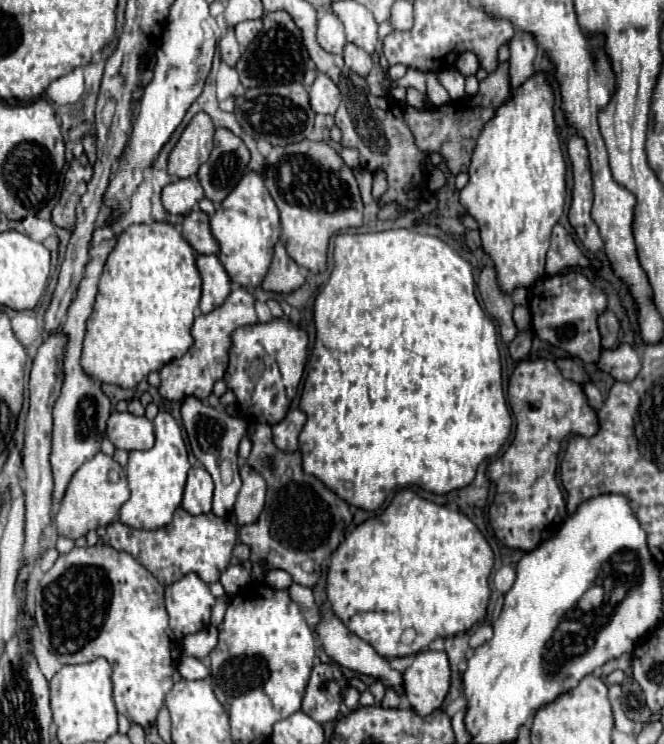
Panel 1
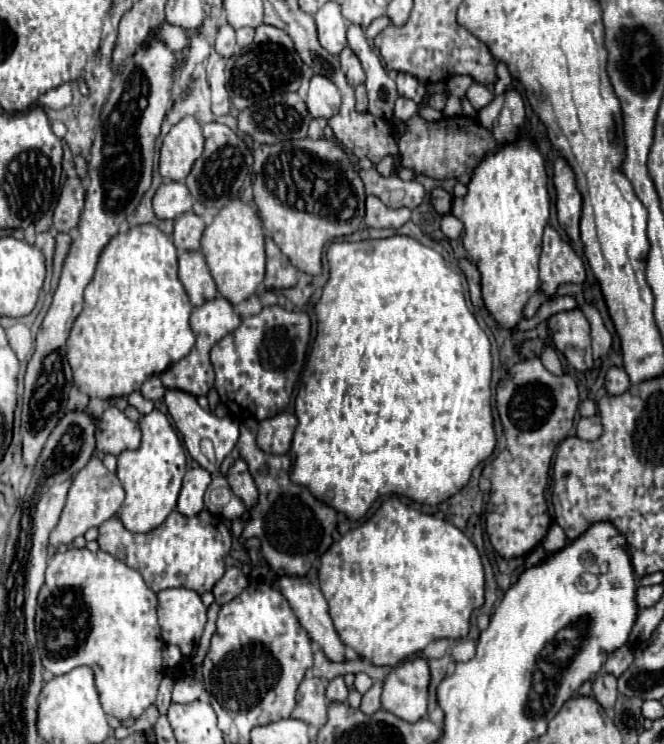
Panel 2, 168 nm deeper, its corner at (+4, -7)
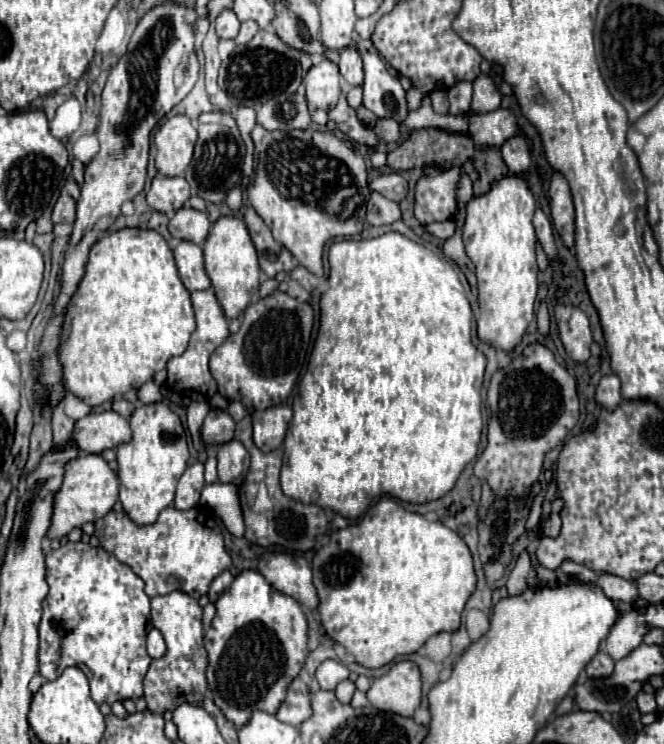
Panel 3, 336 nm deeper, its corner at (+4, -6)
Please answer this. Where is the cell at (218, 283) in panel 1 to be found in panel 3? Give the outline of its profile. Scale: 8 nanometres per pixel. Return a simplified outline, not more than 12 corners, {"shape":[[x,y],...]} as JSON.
{"shape":[[181,240],[175,248],[179,276],[189,292],[211,286],[203,248]]}

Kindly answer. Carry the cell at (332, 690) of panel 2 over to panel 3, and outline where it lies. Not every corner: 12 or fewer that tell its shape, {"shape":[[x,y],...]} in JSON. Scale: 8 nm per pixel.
{"shape":[[325,660],[315,672],[323,690],[349,676],[347,666]]}

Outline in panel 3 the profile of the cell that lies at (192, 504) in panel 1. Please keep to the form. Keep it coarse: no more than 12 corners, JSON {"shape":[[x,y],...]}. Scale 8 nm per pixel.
{"shape":[[203,464],[189,466],[179,478],[175,508],[197,506],[203,480]]}

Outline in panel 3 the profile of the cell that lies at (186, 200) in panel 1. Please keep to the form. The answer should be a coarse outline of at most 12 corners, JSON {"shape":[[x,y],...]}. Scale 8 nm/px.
{"shape":[[183,176],[153,178],[147,204],[173,214],[189,200]]}

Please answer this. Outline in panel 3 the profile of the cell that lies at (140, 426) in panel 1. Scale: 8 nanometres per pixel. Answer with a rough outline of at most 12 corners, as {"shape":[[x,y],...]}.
{"shape":[[113,410],[75,422],[75,446],[101,454],[131,440],[129,422]]}

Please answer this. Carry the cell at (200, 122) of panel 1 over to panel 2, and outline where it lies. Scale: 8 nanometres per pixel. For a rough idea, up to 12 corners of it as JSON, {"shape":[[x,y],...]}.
{"shape":[[197,119],[163,139],[159,173],[183,181],[203,153]]}

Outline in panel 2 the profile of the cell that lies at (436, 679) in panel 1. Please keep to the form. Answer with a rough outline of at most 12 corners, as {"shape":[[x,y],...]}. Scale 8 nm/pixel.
{"shape":[[429,663],[397,665],[381,705],[415,723],[427,715]]}

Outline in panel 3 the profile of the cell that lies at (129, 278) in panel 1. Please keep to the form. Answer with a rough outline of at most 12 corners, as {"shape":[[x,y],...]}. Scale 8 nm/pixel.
{"shape":[[159,232],[89,252],[59,348],[89,406],[185,352],[189,292]]}

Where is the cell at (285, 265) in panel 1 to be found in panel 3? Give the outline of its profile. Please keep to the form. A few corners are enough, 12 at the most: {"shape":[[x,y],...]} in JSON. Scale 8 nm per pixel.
{"shape":[[251,206],[243,220],[263,274],[291,272],[295,260]]}

